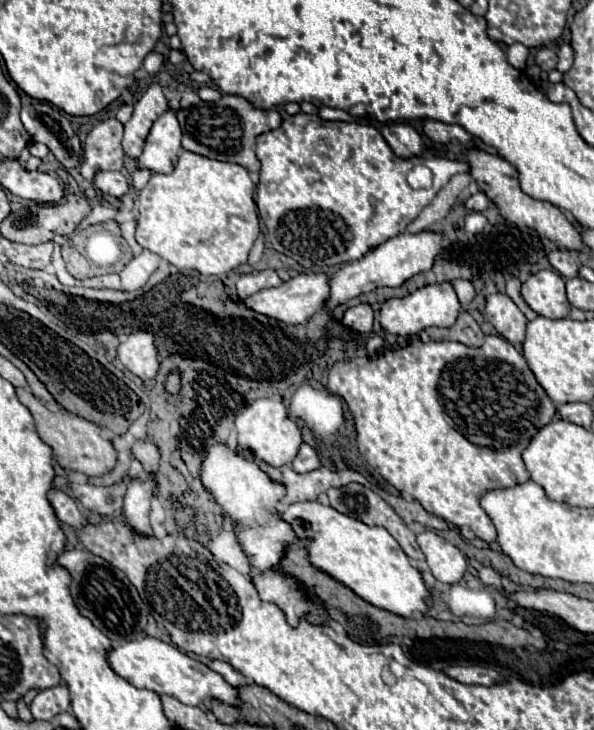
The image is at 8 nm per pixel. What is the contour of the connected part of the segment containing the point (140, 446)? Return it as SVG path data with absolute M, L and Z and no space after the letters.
M137 442L133 446L133 456L137 460L143 462L145 470L153 476L153 472L157 470L157 462L159 462L159 452L157 452L157 446L151 444L151 442Z

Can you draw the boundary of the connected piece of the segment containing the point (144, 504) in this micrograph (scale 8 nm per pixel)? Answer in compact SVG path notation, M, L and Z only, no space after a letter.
M135 480L125 494L125 520L141 534L153 534L149 526L149 504L153 496L153 482Z

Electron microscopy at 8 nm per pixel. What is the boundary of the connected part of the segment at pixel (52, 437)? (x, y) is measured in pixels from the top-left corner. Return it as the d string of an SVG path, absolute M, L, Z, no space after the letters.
M17 388L17 398L31 410L35 424L37 424L39 438L47 446L51 446L53 456L61 468L83 472L87 476L101 476L113 468L117 454L115 454L111 442L99 434L99 428L93 422L89 422L81 416L75 416L75 414L69 414L65 410L53 412L43 402L39 402L29 390L23 390L23 388Z

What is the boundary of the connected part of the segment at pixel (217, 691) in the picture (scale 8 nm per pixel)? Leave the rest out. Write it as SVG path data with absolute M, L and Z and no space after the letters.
M151 636L113 646L109 650L107 662L115 670L117 676L125 678L133 686L147 688L157 694L165 692L169 696L175 696L183 704L201 706L201 704L207 704L211 698L217 698L225 704L237 704L237 690L233 686L229 686L219 674L209 670L205 664L189 658L179 648L175 648L163 640L151 638Z

